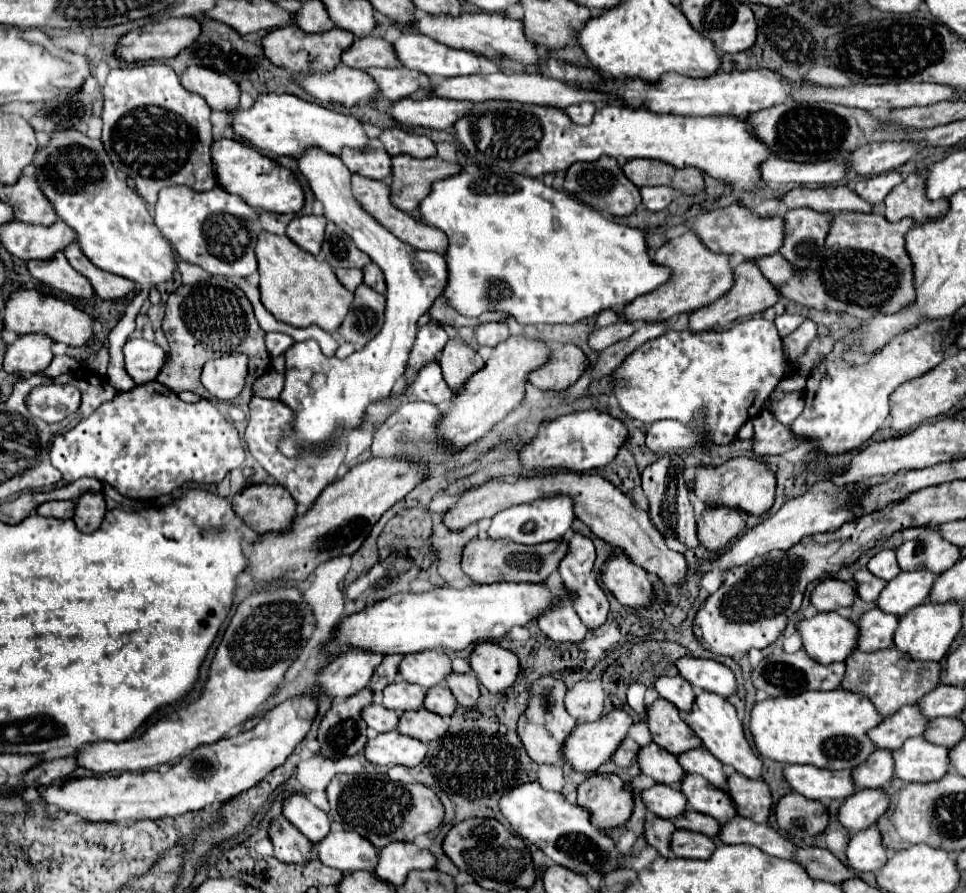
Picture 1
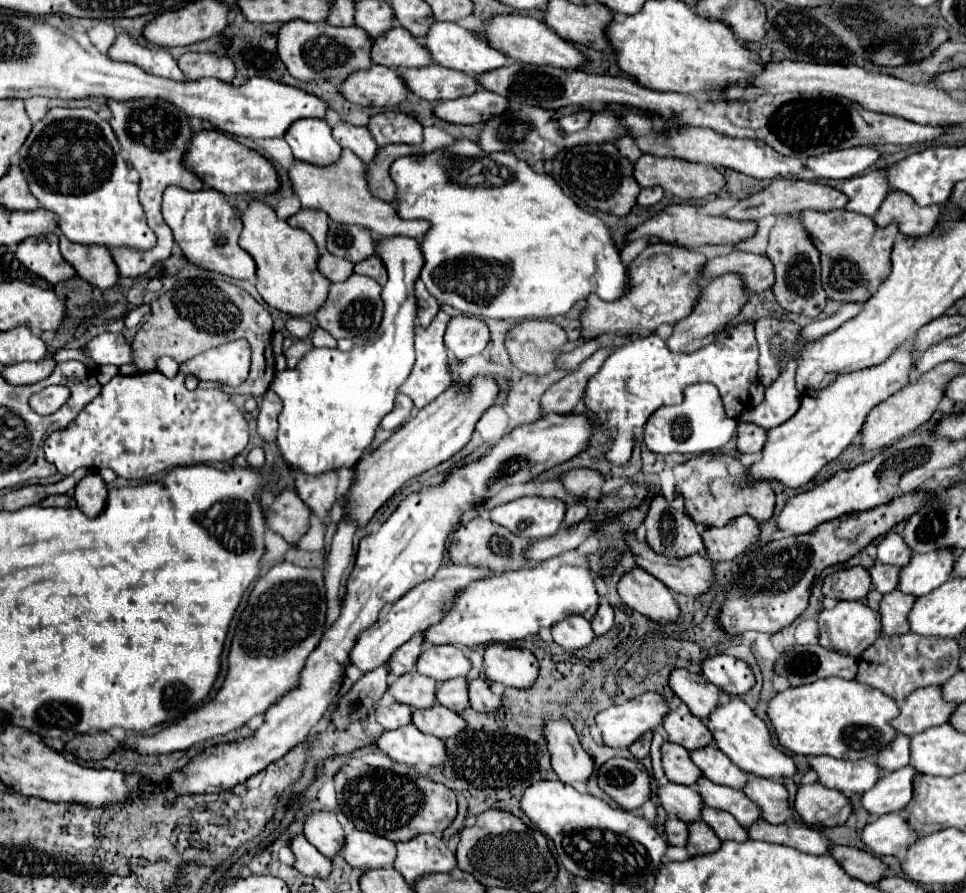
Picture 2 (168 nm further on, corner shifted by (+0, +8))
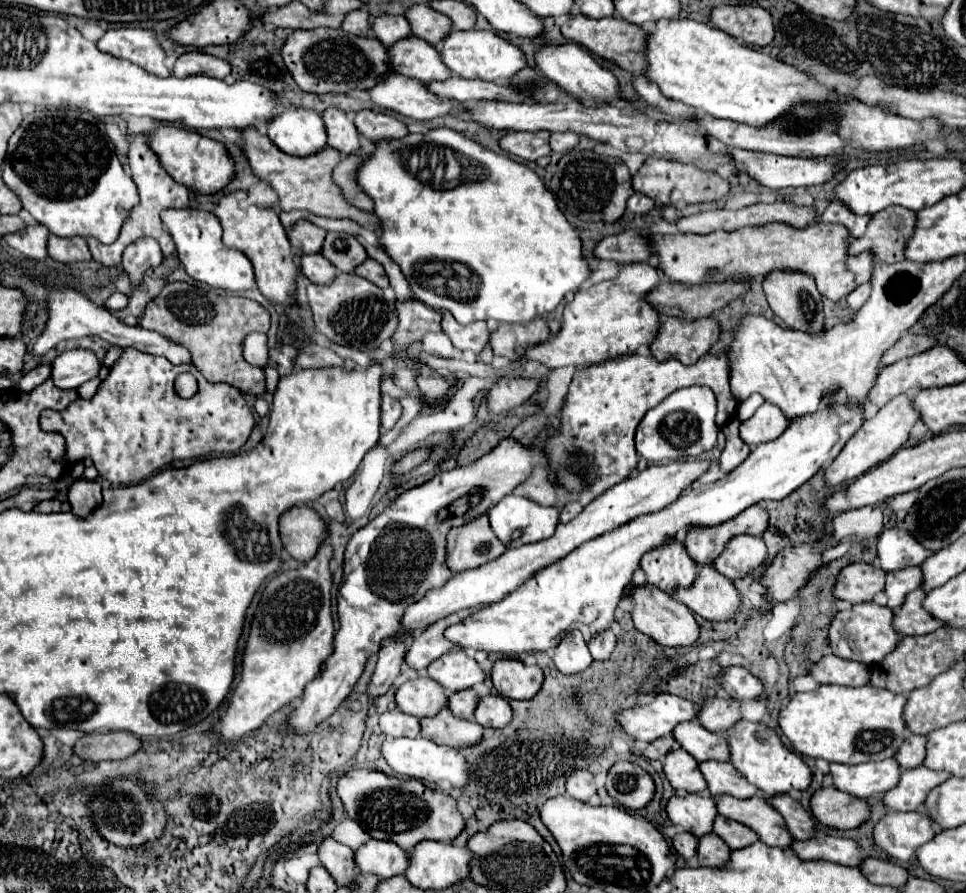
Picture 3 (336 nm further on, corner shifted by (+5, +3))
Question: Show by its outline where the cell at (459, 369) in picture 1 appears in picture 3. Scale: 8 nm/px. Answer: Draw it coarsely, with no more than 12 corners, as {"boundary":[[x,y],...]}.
{"boundary":[[444,312],[442,330],[458,350],[476,354],[490,338],[486,322],[462,326]]}

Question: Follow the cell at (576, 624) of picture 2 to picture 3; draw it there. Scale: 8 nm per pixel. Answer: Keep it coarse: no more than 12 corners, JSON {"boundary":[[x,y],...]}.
{"boundary":[[578,630],[554,650],[562,674],[580,674],[590,664],[588,646]]}

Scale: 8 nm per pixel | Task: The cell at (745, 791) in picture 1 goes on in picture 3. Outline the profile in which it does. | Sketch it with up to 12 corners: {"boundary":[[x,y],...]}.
{"boundary":[[790,794],[770,798],[796,840],[814,838],[812,814]]}

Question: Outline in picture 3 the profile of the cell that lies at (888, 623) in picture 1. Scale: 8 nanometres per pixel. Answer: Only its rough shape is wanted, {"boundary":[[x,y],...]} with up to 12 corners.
{"boundary":[[914,590],[894,610],[900,634],[928,634],[944,626],[922,606],[926,594]]}

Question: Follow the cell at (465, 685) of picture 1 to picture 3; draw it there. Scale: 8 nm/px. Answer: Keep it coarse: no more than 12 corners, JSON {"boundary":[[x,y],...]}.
{"boundary":[[484,696],[476,722],[484,728],[504,728],[512,708],[502,696]]}

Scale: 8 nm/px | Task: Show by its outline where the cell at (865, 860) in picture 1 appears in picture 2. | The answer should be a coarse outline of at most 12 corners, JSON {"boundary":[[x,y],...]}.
{"boundary":[[905,813],[869,821],[861,841],[875,855],[899,855],[915,839]]}

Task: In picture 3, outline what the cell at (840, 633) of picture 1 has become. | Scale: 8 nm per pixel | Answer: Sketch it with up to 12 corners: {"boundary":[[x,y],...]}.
{"boundary":[[892,608],[838,612],[828,636],[846,660],[882,662],[902,636]]}

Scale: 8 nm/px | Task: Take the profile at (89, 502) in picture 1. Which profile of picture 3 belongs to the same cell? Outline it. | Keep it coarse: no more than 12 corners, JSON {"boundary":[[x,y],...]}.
{"boundary":[[76,480],[68,490],[72,514],[88,516],[102,504],[102,488]]}

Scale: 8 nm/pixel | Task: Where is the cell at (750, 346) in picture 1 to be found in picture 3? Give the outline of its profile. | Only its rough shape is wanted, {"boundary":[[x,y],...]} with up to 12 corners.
{"boundary":[[632,354],[574,372],[544,444],[578,492],[638,464],[638,422],[692,384],[734,418],[728,358]]}

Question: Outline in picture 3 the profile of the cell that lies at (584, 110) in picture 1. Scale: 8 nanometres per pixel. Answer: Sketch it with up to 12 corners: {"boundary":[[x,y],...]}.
{"boundary":[[554,132],[552,152],[566,152],[578,144],[574,132]]}

